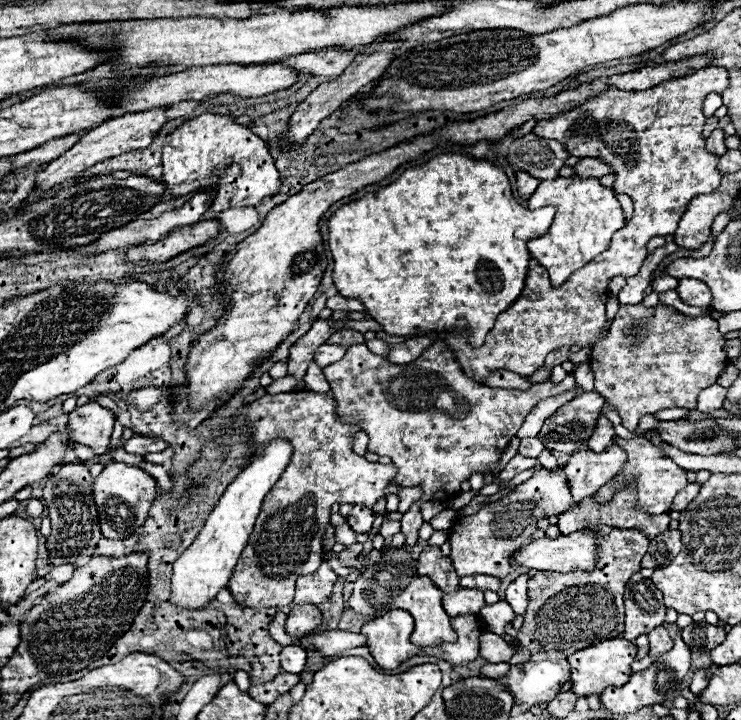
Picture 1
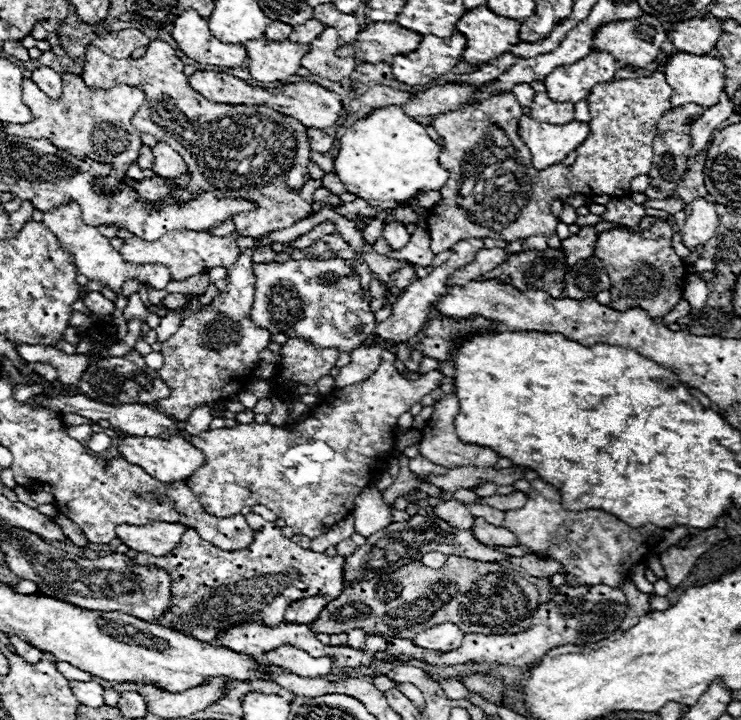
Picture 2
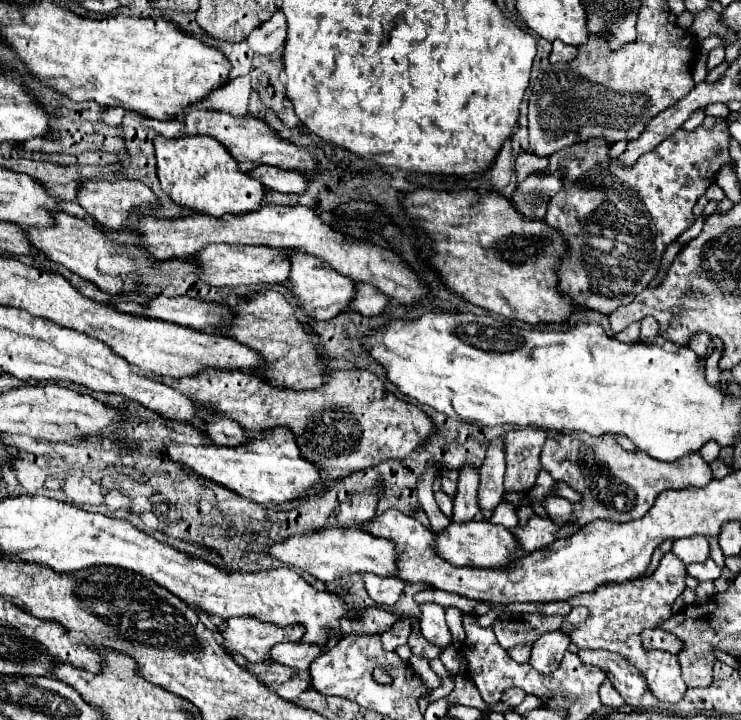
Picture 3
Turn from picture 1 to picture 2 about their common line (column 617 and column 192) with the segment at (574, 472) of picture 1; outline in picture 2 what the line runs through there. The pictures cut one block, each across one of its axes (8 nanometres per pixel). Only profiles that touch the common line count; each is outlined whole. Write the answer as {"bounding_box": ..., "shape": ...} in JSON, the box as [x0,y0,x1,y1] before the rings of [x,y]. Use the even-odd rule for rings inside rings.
{"bounding_box":[120,436,204,484],"shape":[[[132,436],[120,438],[120,456],[124,456],[124,460],[128,460],[130,464],[144,468],[144,472],[148,472],[152,478],[156,478],[164,484],[186,482],[188,476],[192,476],[192,472],[196,472],[200,466],[204,466],[204,454],[198,448],[194,448],[182,436],[174,436],[170,440],[164,440],[164,438],[132,438]]]}

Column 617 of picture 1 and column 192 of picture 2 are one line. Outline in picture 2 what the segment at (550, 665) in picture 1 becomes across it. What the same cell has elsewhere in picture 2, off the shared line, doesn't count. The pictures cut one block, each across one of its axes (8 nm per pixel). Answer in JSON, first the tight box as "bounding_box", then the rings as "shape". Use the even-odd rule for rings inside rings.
{"bounding_box":[134,514,342,644],"shape":[[[258,514],[245,515],[254,530],[254,542],[242,552],[224,552],[188,528],[168,556],[152,556],[138,552],[134,564],[164,568],[172,580],[172,606],[160,620],[160,626],[182,632],[202,642],[216,644],[218,632],[242,622],[262,622],[268,628],[284,620],[288,604],[308,596],[338,598],[342,590],[342,556],[326,556],[322,552],[304,550],[286,536],[274,522],[266,522]]]}

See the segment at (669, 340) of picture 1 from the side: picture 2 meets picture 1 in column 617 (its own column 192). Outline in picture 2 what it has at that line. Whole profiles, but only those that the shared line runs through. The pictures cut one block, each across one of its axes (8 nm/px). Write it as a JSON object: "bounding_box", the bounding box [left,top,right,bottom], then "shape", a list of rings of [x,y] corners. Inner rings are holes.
{"bounding_box":[156,252,270,422],"shape":[[[244,252],[228,268],[226,290],[220,292],[212,304],[202,306],[198,314],[184,312],[184,322],[178,332],[162,342],[164,366],[158,376],[172,390],[170,398],[160,400],[156,410],[176,420],[186,422],[190,412],[200,404],[210,404],[214,400],[226,400],[238,394],[258,362],[258,354],[268,348],[270,332],[256,328],[250,318],[250,308],[254,302],[254,272],[252,272],[252,252]]]}

